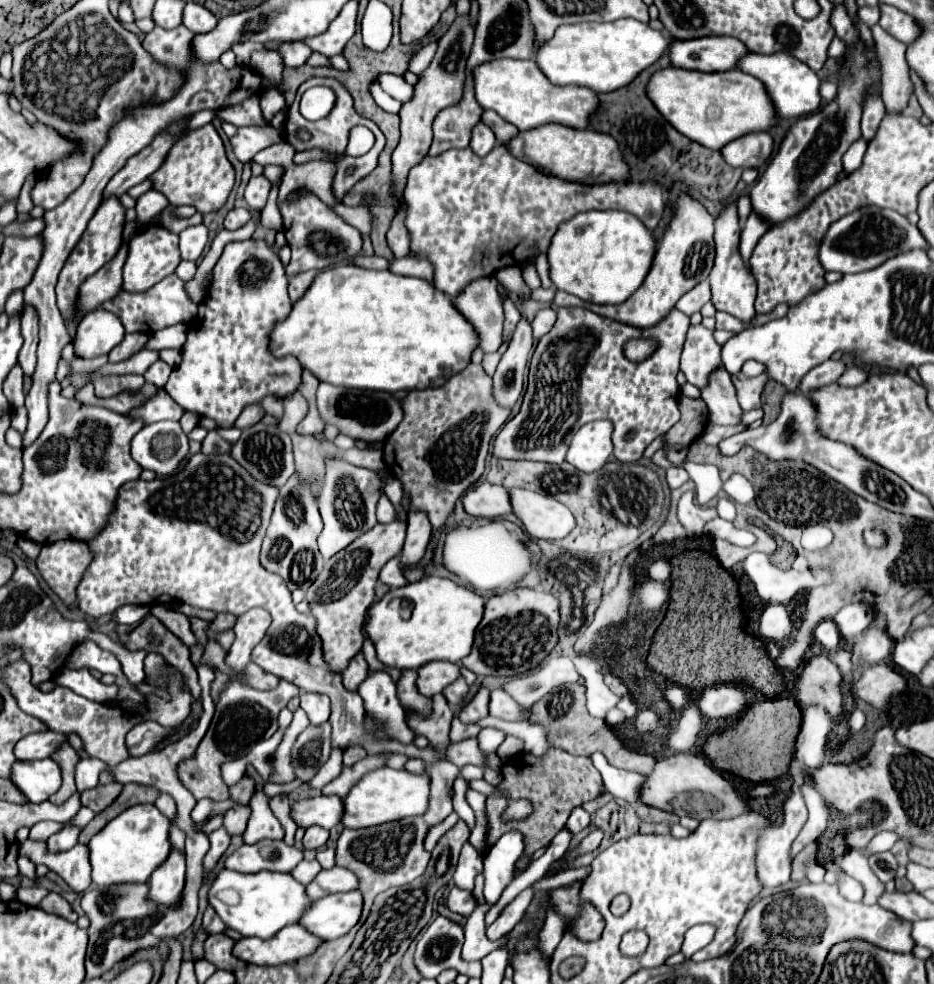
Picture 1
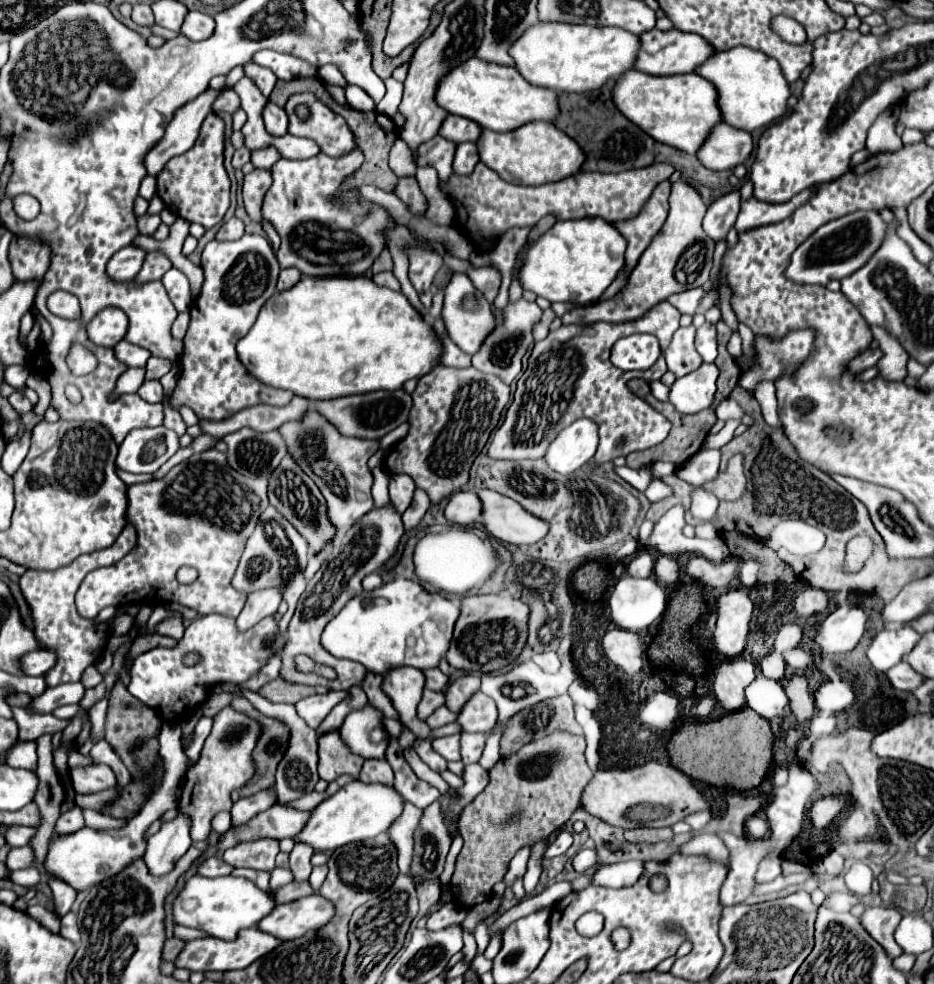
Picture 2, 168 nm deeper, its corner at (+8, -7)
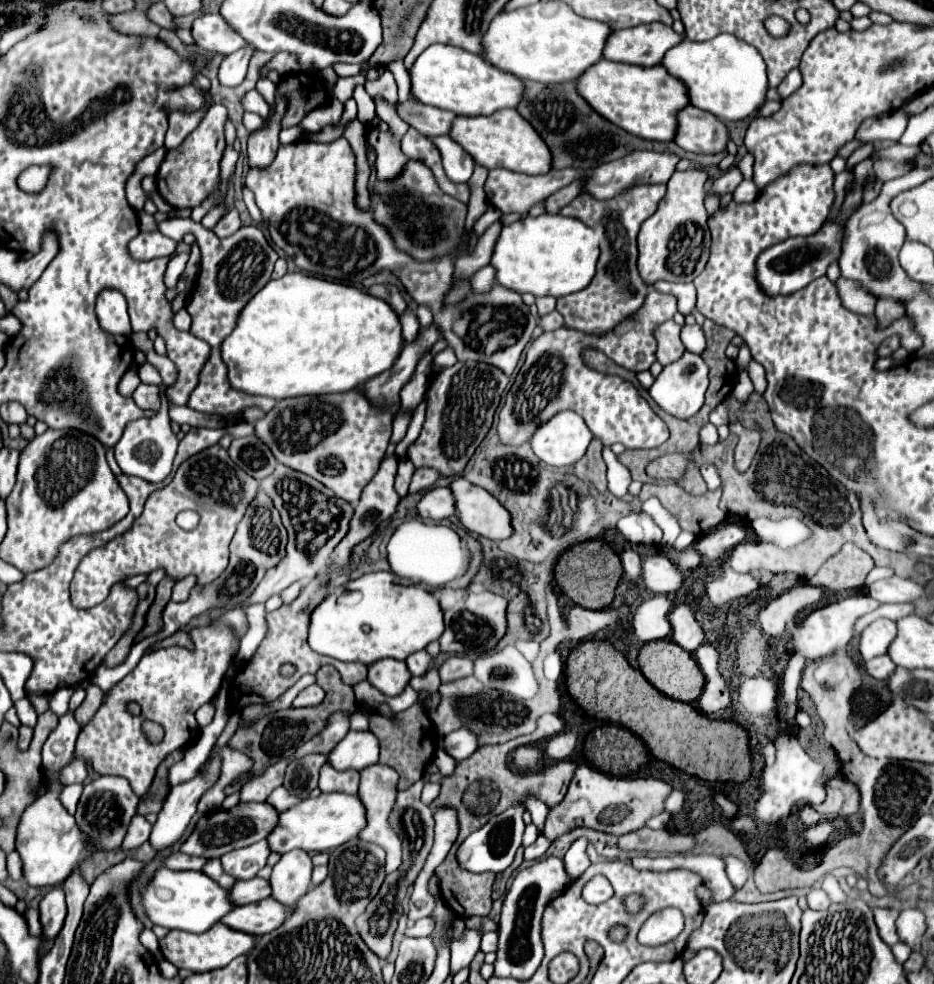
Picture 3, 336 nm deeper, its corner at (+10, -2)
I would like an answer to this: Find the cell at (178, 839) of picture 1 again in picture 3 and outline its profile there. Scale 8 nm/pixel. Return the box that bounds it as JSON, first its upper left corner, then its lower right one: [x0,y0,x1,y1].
[124,815,152,850]

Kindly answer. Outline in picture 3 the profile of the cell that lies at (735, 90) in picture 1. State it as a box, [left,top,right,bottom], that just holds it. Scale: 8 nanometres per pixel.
[576,60,690,142]

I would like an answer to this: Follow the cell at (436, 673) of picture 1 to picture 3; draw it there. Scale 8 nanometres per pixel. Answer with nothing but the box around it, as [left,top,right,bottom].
[368,660,412,696]

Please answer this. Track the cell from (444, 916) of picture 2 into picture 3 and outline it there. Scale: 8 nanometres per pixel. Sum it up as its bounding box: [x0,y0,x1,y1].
[406,916,436,938]

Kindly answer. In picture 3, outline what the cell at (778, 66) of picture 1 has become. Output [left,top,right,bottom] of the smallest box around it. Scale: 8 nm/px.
[662,34,768,122]

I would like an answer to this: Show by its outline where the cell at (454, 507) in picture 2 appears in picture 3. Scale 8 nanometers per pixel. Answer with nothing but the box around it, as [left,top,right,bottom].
[418,486,456,522]

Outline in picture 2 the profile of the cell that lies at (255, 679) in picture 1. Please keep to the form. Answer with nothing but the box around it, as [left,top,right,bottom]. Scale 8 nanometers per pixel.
[244,691,318,805]

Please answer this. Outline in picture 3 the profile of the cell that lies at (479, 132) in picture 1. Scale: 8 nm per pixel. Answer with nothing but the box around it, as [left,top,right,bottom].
[432,136,476,182]

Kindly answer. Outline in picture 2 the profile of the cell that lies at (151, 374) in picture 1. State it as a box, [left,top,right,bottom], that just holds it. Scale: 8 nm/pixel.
[138,381,164,403]

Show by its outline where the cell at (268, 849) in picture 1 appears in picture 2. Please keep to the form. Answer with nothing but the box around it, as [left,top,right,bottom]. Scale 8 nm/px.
[196,857,232,877]

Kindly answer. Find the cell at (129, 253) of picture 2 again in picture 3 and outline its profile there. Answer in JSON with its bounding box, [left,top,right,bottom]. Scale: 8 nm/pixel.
[128,232,176,260]

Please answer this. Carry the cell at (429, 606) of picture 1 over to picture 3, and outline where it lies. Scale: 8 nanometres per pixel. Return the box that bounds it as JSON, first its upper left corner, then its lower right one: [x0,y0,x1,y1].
[308,572,444,666]

